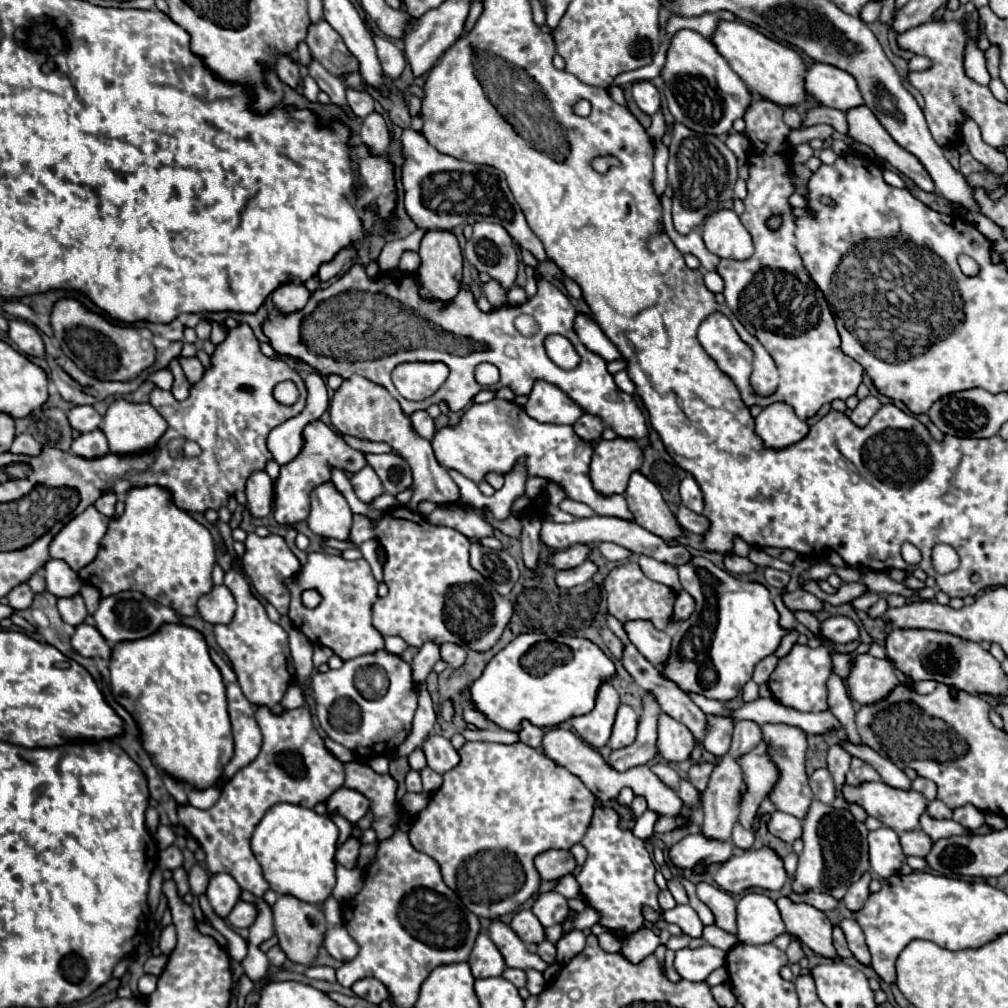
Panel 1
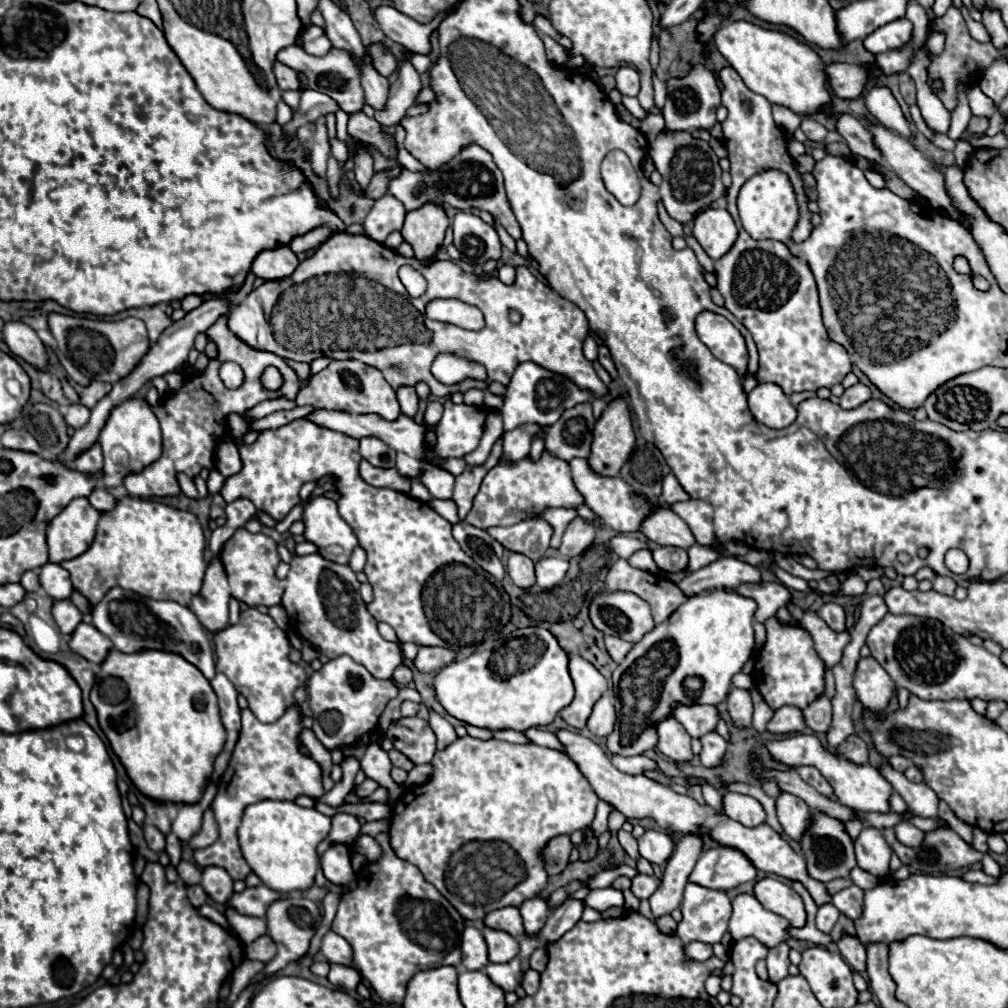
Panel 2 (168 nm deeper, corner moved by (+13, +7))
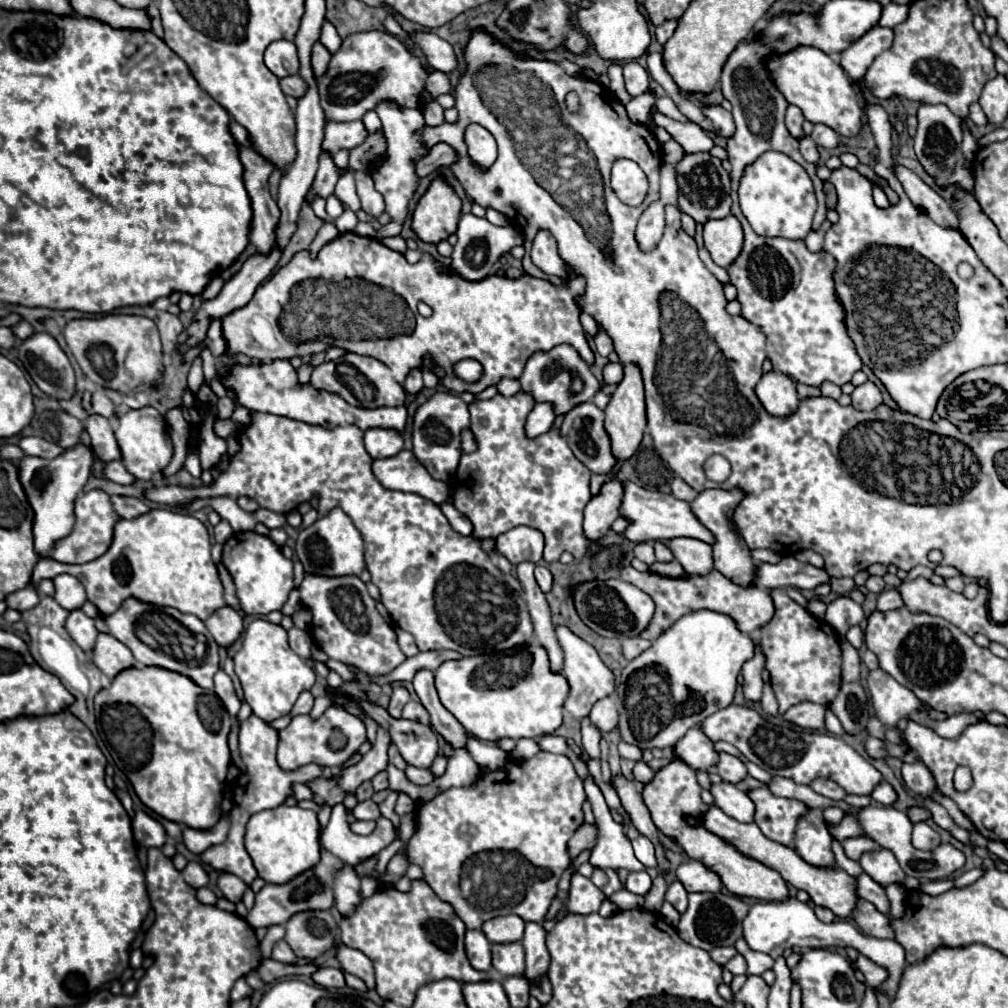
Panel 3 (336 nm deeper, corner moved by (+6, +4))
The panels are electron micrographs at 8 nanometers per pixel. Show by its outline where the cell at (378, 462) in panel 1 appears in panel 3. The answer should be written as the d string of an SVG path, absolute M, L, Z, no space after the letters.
M373 427L365 431L365 449L373 459L393 457L403 449L403 437L395 429Z

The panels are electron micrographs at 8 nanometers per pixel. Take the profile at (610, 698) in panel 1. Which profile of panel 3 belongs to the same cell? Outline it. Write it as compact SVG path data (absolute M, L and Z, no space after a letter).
M557 625L555 627L555 633L557 633L557 639L565 651L565 669L563 669L563 677L567 679L569 683L569 697L565 701L565 709L581 719L585 715L589 715L591 707L595 705L595 701L611 695L615 691L615 675L611 673L611 669L601 661L601 657L597 655L597 651L587 643L583 641L581 637L577 637L575 633L569 631L569 627L565 625Z

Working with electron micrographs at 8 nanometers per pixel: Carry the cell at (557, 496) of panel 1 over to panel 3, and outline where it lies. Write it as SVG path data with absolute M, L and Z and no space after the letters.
M591 401L577 405L565 415L561 433L575 457L591 473L607 475L617 465L617 459L611 453L609 435L603 427L603 411Z

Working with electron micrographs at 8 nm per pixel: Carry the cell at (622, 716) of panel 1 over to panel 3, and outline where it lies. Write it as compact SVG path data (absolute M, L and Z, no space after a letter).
M603 697L599 699L593 709L591 709L591 721L599 727L601 733L611 731L613 727L617 727L617 707L613 703L611 697Z

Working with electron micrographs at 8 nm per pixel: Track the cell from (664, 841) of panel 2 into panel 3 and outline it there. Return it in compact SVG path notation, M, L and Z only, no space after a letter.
M637 837L631 841L635 857L645 865L645 867L655 867L655 849L651 845L651 841L647 841L647 837Z

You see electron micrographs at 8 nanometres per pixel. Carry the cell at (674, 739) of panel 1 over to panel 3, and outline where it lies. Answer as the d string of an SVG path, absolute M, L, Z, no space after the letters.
M699 727L689 729L685 733L685 737L681 737L677 741L675 751L693 769L709 769L709 767L717 765L717 761L719 761L719 753L715 751L715 743L709 741Z

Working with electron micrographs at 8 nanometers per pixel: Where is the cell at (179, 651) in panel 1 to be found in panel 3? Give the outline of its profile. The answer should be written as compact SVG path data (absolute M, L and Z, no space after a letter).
M131 667L121 671L109 689L95 695L97 721L121 759L121 769L133 785L137 797L157 815L183 823L191 829L213 829L221 815L217 815L227 767L231 763L227 735L231 729L231 719L215 693L199 689L191 679L171 673L159 667Z

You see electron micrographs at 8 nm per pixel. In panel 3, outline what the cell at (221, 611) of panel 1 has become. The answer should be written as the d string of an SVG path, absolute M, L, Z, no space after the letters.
M223 607L217 609L207 621L205 621L209 633L213 635L213 639L217 641L219 647L229 649L243 633L243 619L239 617L239 613L231 607Z

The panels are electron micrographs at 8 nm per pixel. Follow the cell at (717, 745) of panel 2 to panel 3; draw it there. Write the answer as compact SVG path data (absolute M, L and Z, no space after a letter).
M719 753L719 763L717 763L717 773L723 781L737 785L747 777L747 767L733 755L729 753Z

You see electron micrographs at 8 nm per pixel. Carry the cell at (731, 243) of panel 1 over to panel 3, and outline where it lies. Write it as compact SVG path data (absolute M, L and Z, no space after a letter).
M729 215L719 221L707 221L703 229L703 239L713 261L727 269L741 253L743 229L741 223L733 215Z

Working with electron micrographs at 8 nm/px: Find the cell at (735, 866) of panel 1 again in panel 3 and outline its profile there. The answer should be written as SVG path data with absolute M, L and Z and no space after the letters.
M685 861L677 869L677 879L685 887L687 893L691 893L691 891L711 891L711 893L717 893L723 887L719 875L711 873L709 869L705 869L705 865L699 863L699 861Z

